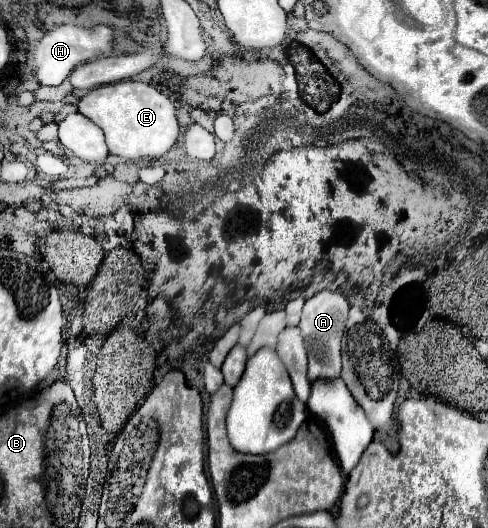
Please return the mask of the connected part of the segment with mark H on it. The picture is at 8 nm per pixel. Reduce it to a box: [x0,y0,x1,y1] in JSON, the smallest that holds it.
[30,24,114,86]

